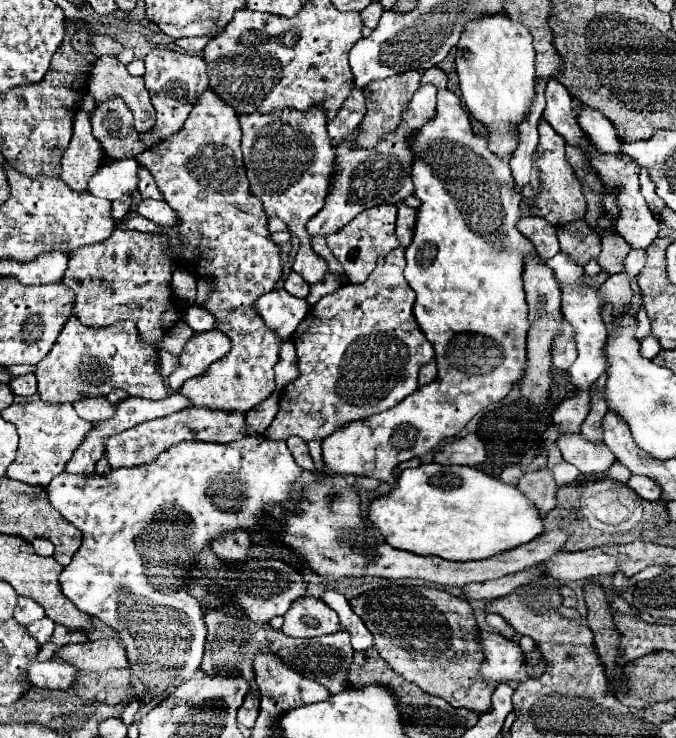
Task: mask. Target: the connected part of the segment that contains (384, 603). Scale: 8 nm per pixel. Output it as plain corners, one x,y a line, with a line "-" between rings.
397,586
397,594
395,588
379,588
361,594
351,600
351,608
373,634
375,650
393,672
409,682
415,682
425,692
443,698
453,708
467,708
473,712
487,712
491,708
491,694
495,688
489,688
489,684
485,684
479,674
481,660
485,660
485,656
481,656
481,648
477,648
479,628
473,616
473,608
467,600
427,586

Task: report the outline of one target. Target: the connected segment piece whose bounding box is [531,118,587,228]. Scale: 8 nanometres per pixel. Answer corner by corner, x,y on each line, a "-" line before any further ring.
541,118
539,120
539,144
535,150
537,152
537,166
539,166
539,174
541,174
539,176
541,188
539,188
539,194
533,198
531,216
545,218
555,228
565,226
565,222
579,220
587,212
587,202
585,202
585,196
581,192
581,184
575,178
575,172
565,158
565,146
567,146
565,140
549,126
549,122
545,122

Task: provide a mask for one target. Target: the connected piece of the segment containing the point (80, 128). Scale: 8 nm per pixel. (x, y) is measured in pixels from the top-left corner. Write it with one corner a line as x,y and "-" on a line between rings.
77,114
73,122
73,138
63,154
63,182
75,192
85,192
89,178
101,166
101,158
105,158
99,142
91,134
91,122
87,114

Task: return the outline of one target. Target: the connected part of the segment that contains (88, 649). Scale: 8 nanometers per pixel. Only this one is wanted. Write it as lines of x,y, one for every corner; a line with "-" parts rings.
89,640
83,644
69,644
57,650
55,662
67,662
81,670
109,670
129,668
125,648
117,640

